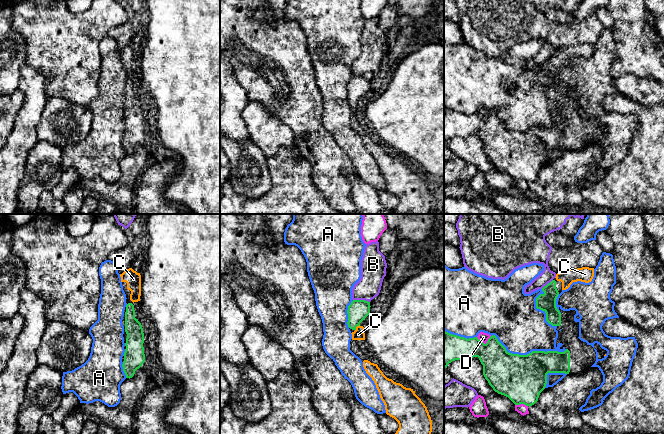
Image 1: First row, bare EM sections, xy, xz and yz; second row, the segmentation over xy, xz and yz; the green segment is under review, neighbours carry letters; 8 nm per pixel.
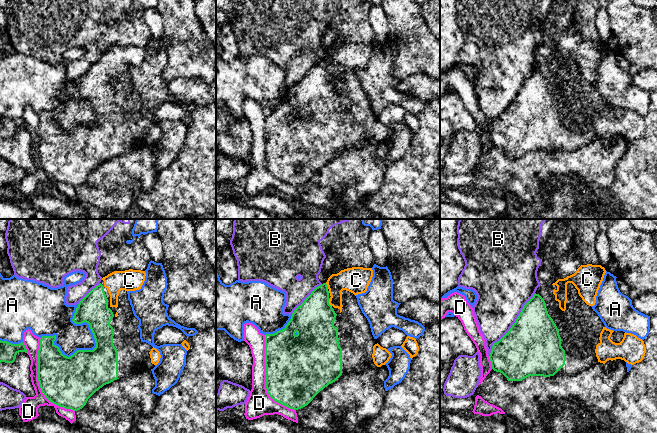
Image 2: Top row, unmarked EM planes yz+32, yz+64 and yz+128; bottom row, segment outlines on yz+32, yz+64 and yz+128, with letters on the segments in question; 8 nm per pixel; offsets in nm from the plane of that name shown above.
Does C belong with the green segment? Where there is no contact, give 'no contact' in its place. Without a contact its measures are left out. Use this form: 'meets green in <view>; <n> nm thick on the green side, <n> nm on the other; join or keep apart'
meets green in xz; 170 nm thick on the green side, 90 nm on the other; join

